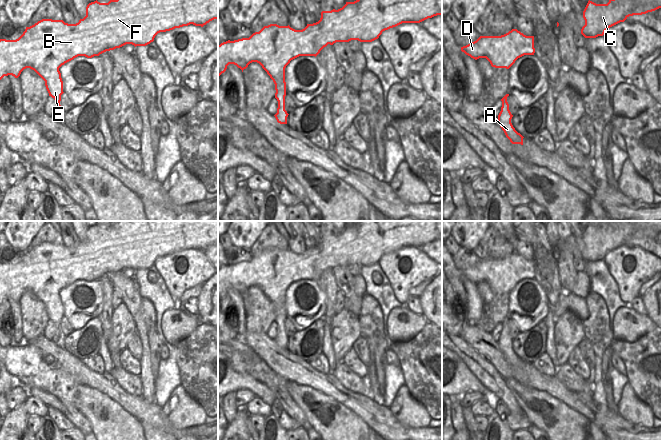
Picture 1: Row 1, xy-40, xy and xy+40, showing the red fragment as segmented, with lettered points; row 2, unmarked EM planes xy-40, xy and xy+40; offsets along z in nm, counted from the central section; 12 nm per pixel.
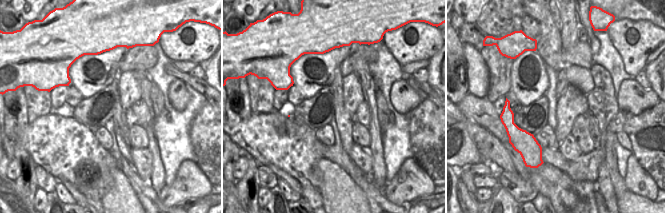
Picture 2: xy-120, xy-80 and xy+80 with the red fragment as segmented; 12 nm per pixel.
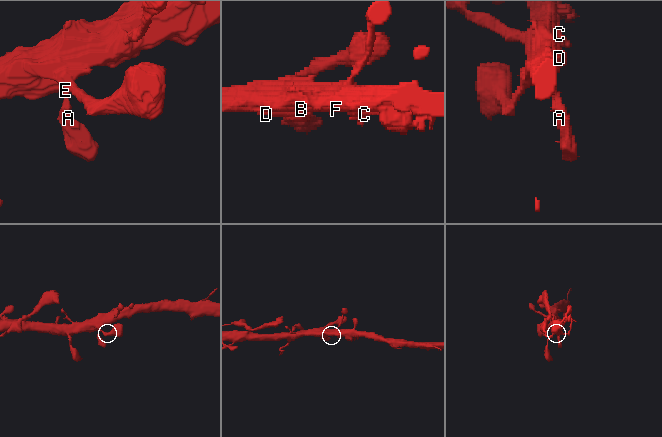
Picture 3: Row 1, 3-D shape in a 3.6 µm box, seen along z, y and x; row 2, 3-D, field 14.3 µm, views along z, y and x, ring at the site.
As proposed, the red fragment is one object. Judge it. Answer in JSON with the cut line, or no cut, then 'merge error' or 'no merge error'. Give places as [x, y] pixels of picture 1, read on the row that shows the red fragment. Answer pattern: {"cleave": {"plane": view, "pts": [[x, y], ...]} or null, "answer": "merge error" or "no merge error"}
{"cleave": null, "answer": "no merge error"}

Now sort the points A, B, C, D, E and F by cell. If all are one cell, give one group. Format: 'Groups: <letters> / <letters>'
Groups: A B C D E F

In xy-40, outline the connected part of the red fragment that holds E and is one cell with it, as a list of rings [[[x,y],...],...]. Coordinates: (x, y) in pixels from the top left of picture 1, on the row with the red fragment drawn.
[[[96,0],[87,5],[86,16],[76,24],[68,24],[63,20],[42,19],[34,25],[26,27],[23,34],[16,40],[0,39],[0,80],[8,75],[18,78],[26,68],[34,70],[45,81],[49,96],[58,105],[58,111],[54,117],[62,121],[64,113],[60,101],[64,92],[59,71],[62,65],[78,56],[92,58],[126,44],[132,44],[135,47],[146,46],[153,42],[155,36],[160,32],[190,24],[203,27],[214,19],[218,19],[218,0],[110,0],[108,3],[100,3]]]

